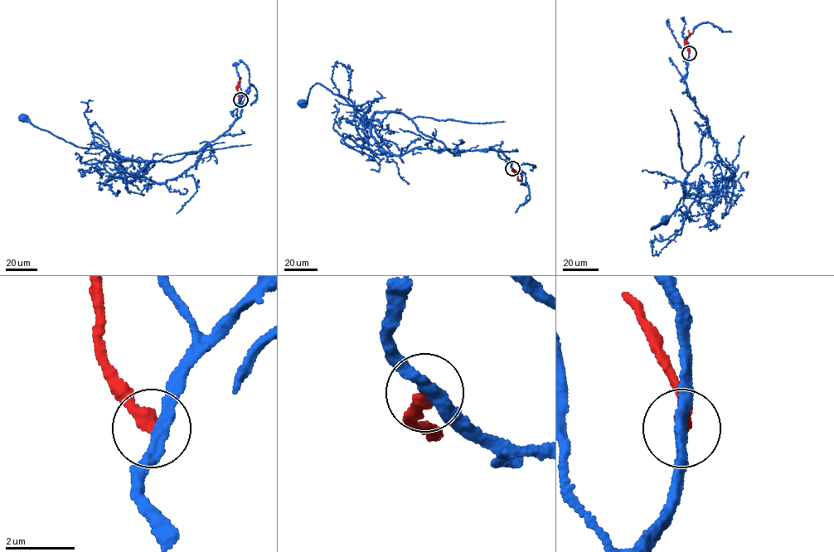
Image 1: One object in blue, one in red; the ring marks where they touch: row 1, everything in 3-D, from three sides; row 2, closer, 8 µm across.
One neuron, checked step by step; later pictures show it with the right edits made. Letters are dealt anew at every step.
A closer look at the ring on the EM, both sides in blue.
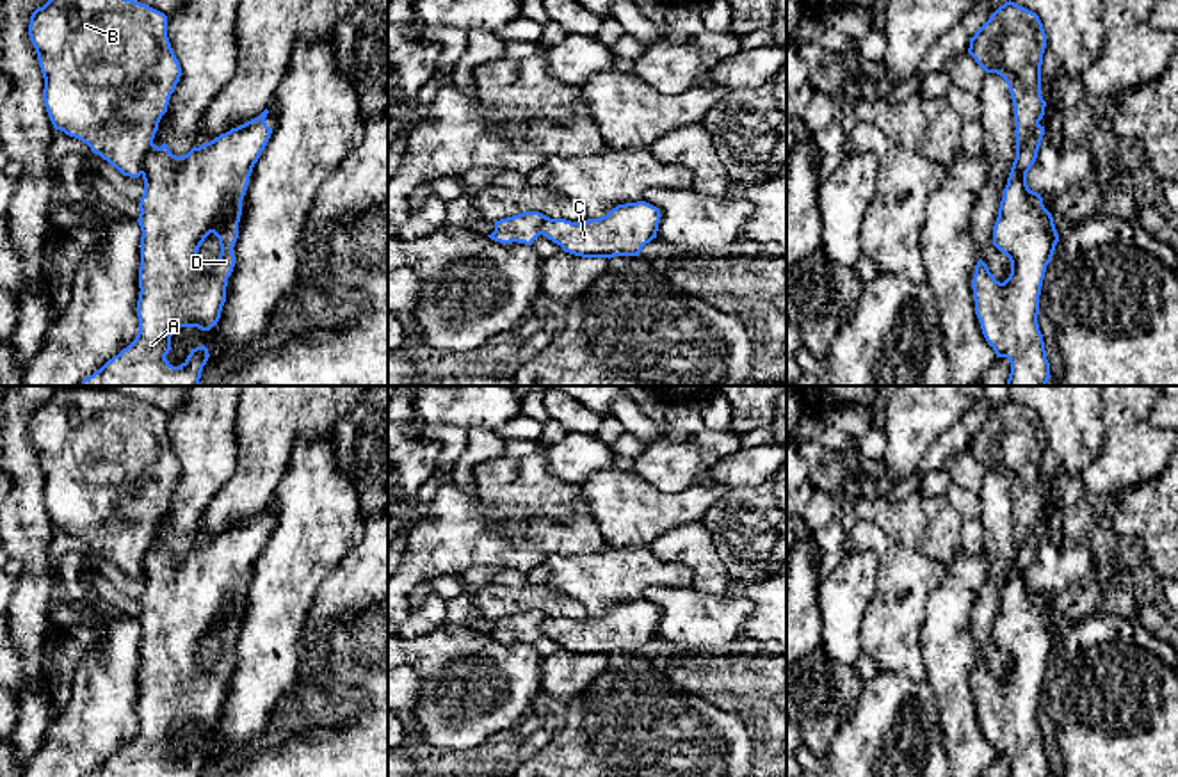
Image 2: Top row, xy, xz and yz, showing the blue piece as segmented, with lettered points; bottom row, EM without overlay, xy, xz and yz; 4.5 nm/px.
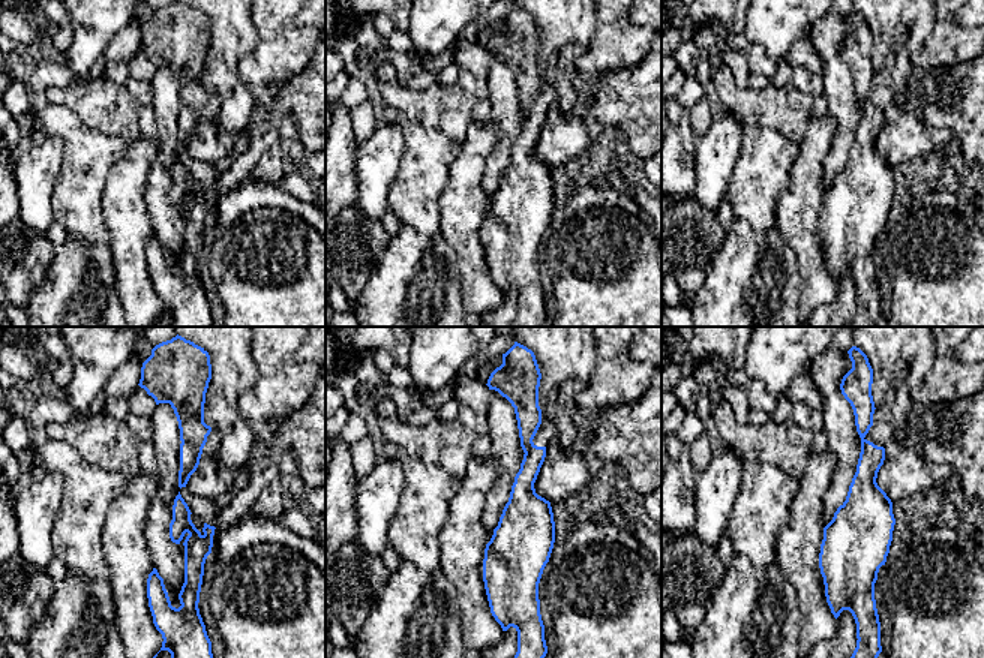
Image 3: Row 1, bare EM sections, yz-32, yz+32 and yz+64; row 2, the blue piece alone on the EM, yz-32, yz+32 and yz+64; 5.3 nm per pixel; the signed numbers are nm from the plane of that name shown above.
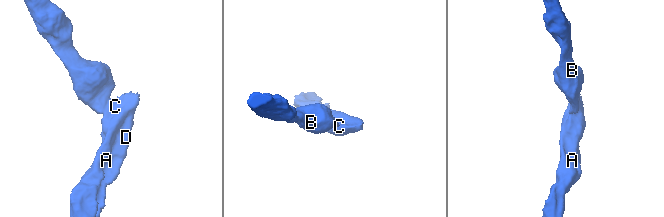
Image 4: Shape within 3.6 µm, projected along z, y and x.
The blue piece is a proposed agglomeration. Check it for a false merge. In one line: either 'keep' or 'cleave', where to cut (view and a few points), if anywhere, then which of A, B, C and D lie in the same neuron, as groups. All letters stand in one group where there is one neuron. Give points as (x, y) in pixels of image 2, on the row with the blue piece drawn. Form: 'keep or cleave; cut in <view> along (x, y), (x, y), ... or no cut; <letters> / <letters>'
cleave; cut in yz along (1038, 123), (1016, 155); A C D / B

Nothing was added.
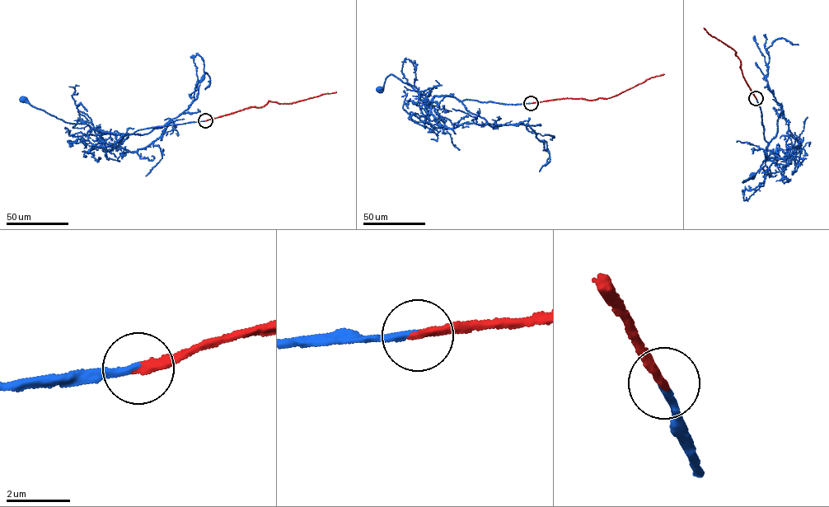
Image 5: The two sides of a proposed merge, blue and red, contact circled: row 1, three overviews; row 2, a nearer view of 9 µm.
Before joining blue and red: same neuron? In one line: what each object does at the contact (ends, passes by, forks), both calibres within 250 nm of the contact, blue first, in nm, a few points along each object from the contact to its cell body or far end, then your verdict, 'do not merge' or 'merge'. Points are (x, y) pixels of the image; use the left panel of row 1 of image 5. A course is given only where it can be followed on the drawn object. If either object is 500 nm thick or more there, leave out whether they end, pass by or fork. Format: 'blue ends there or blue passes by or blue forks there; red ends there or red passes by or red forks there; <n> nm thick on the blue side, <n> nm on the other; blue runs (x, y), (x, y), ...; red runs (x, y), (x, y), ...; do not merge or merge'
blue ends there; red ends there; 220 nm thick on the blue side, 280 nm on the other; blue runs (205, 120), (152, 127), (130, 134), (104, 132), (100, 129), (99, 134), (88, 124), (66, 123), (22, 98); red runs (205, 120), (248, 107), (259, 108), (269, 100), (292, 103), (336, 92); merge

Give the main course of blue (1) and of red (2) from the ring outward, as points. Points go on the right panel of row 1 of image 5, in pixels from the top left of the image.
1: (756, 98), (768, 143), (765, 158), (774, 159), (764, 160), (755, 175), (743, 182), (752, 175)
2: (756, 98), (743, 77), (735, 51), (704, 28)

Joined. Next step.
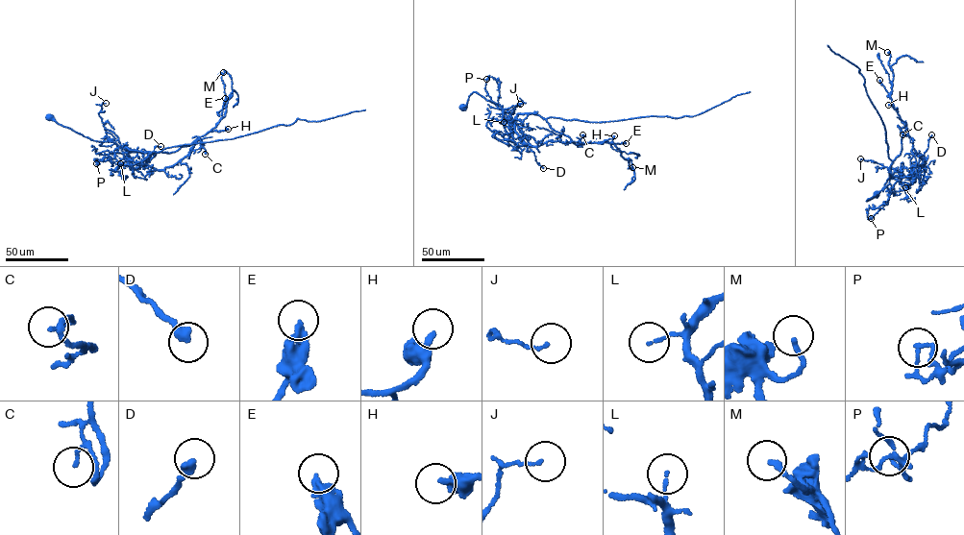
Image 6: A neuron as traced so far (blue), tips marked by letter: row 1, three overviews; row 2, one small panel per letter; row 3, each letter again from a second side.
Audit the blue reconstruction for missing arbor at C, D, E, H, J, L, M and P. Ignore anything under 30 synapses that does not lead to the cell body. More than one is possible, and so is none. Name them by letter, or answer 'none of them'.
none of them

